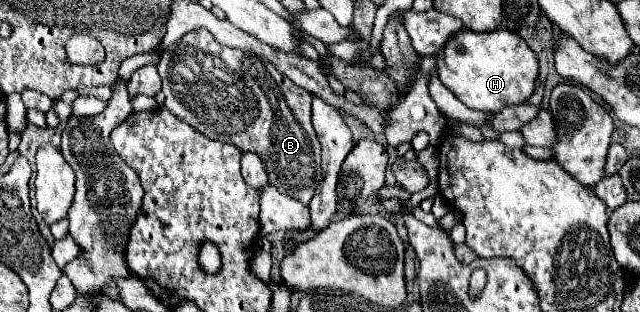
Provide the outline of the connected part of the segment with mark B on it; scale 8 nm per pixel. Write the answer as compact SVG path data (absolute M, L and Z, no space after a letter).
M207 30L187 32L181 40L169 46L169 50L165 50L157 68L163 80L165 106L169 112L211 140L223 138L223 142L233 142L243 152L251 150L259 154L267 170L269 184L301 204L309 204L323 174L321 144L311 126L311 94L307 90L301 90L301 86L285 78L285 74L281 74L271 62L265 62L265 58L221 46Z

